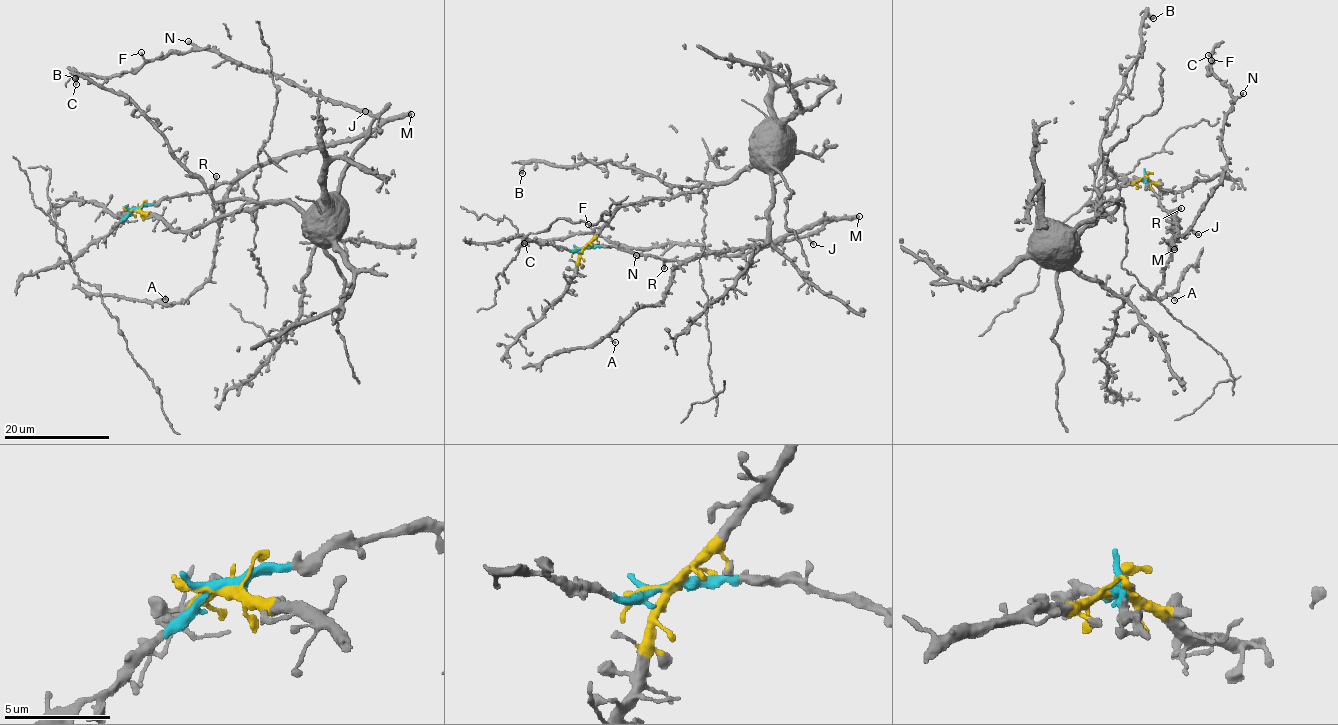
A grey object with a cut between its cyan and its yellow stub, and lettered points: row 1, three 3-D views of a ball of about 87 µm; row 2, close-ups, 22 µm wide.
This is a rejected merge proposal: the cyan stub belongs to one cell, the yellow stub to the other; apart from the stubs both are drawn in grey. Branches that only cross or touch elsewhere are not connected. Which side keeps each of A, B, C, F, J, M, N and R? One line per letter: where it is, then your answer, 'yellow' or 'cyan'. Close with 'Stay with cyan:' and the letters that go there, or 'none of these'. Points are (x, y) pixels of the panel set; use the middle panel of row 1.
A: at (615, 342); cyan
B: at (522, 173); yellow
C: at (524, 243); cyan
F: at (588, 224); cyan
J: at (813, 244); cyan
M: at (859, 216); cyan
N: at (636, 255); cyan
R: at (664, 268); cyan
Stay with cyan: A, C, F, J, M, N, R

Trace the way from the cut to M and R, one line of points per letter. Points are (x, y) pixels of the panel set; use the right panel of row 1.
M: (1145, 177), (1145, 187), (1150, 186), (1175, 224), (1177, 240), (1168, 242), (1174, 249)
R: (1145, 177), (1145, 187), (1150, 186), (1161, 209), (1181, 208)

